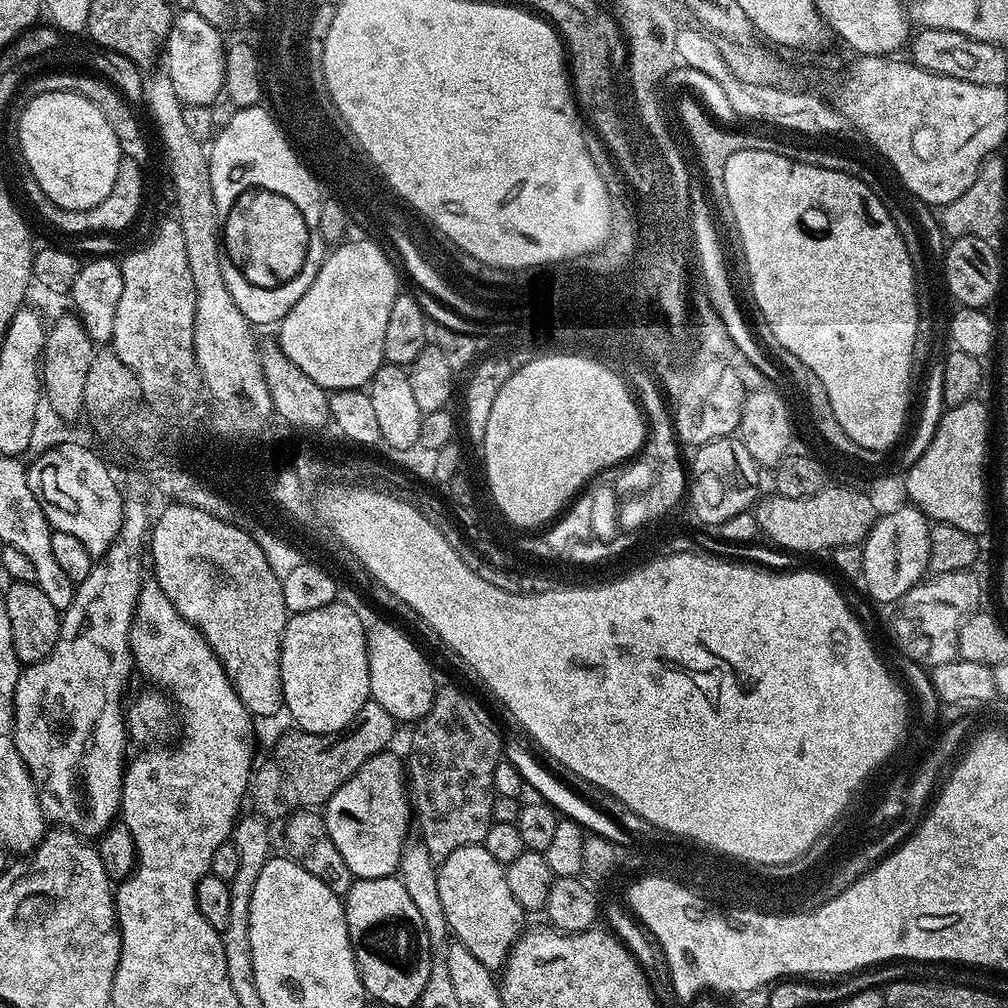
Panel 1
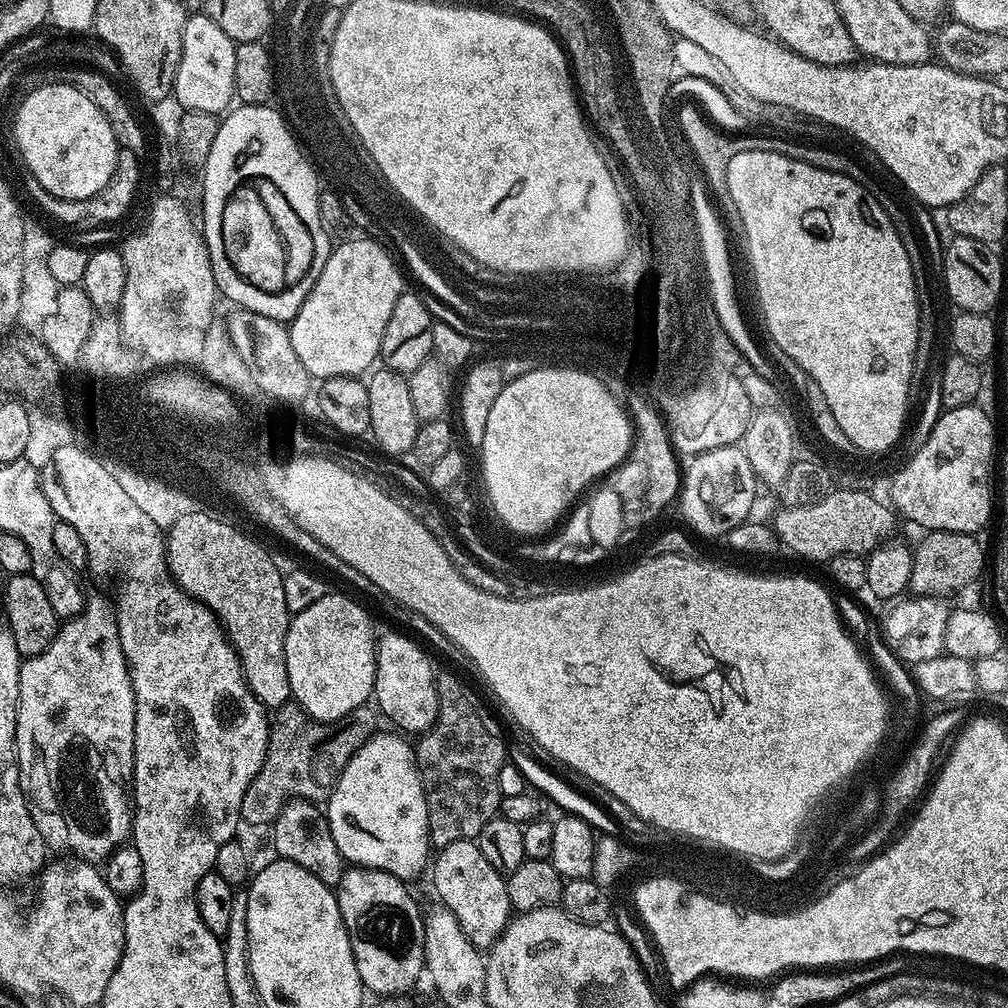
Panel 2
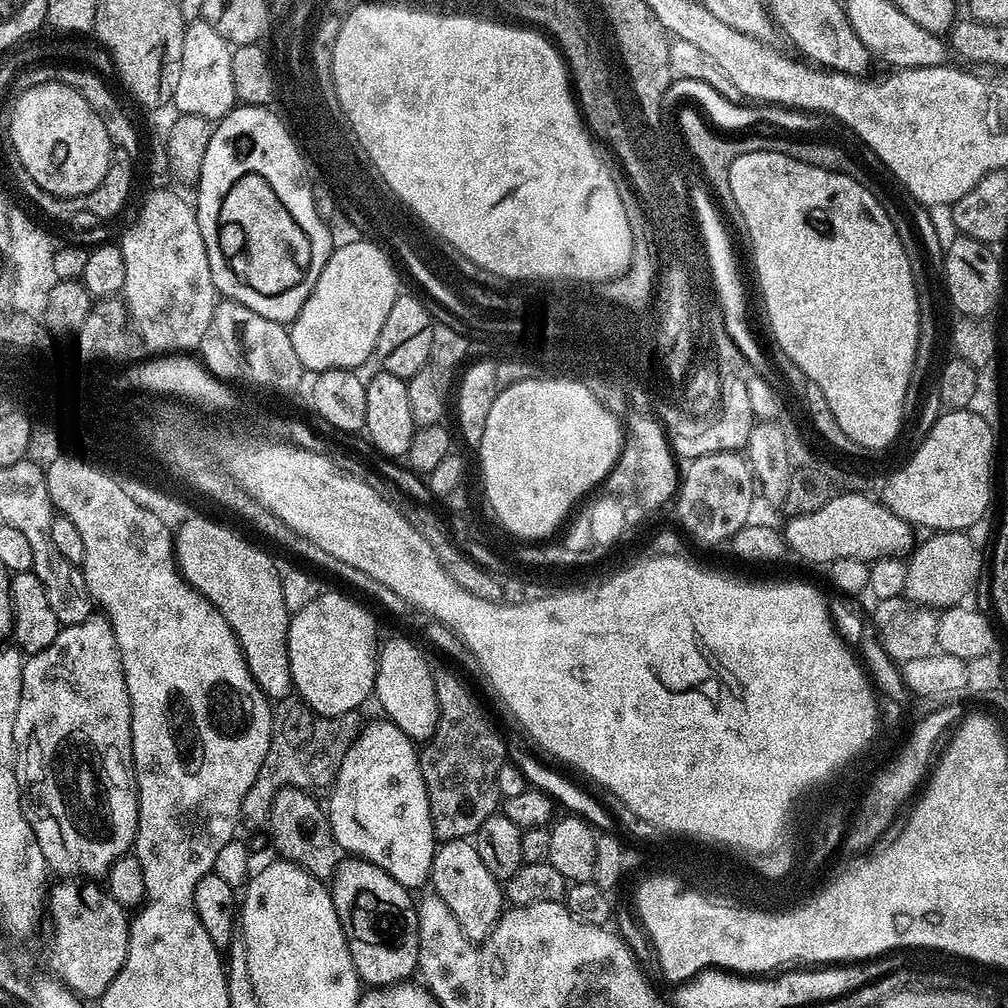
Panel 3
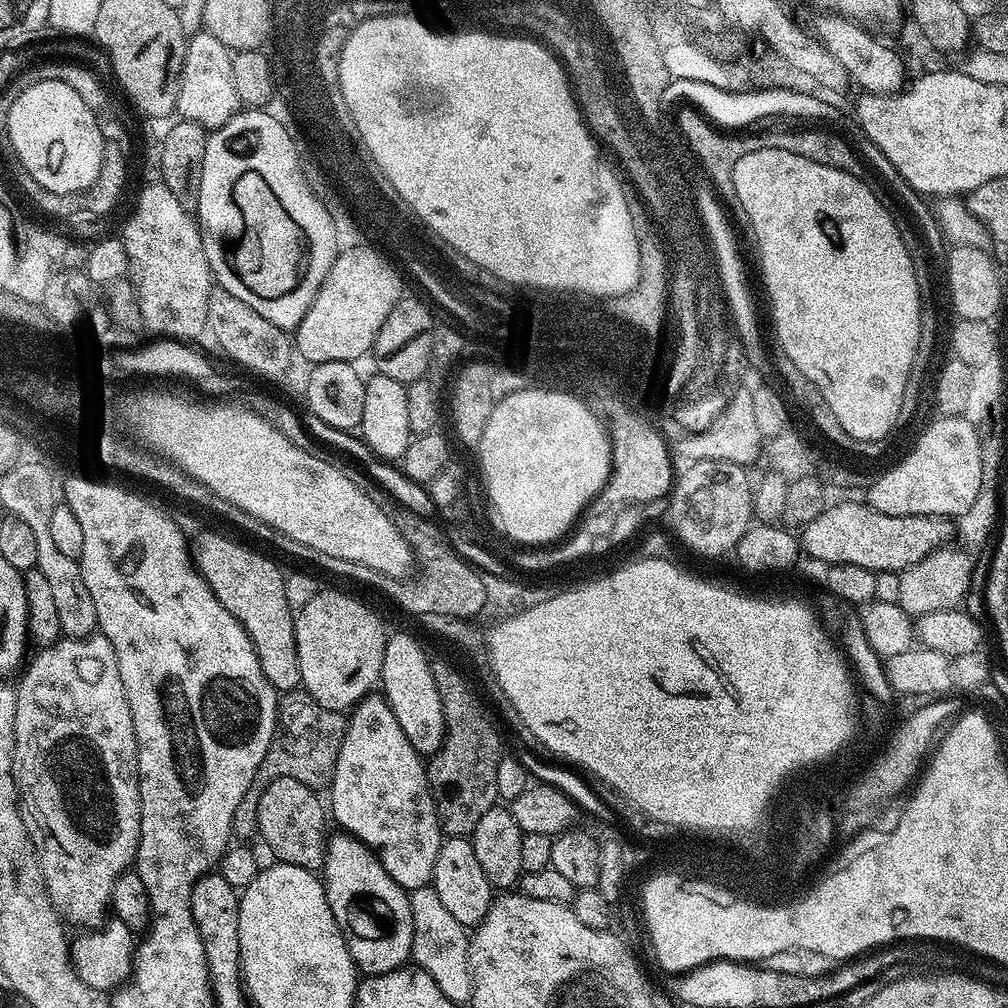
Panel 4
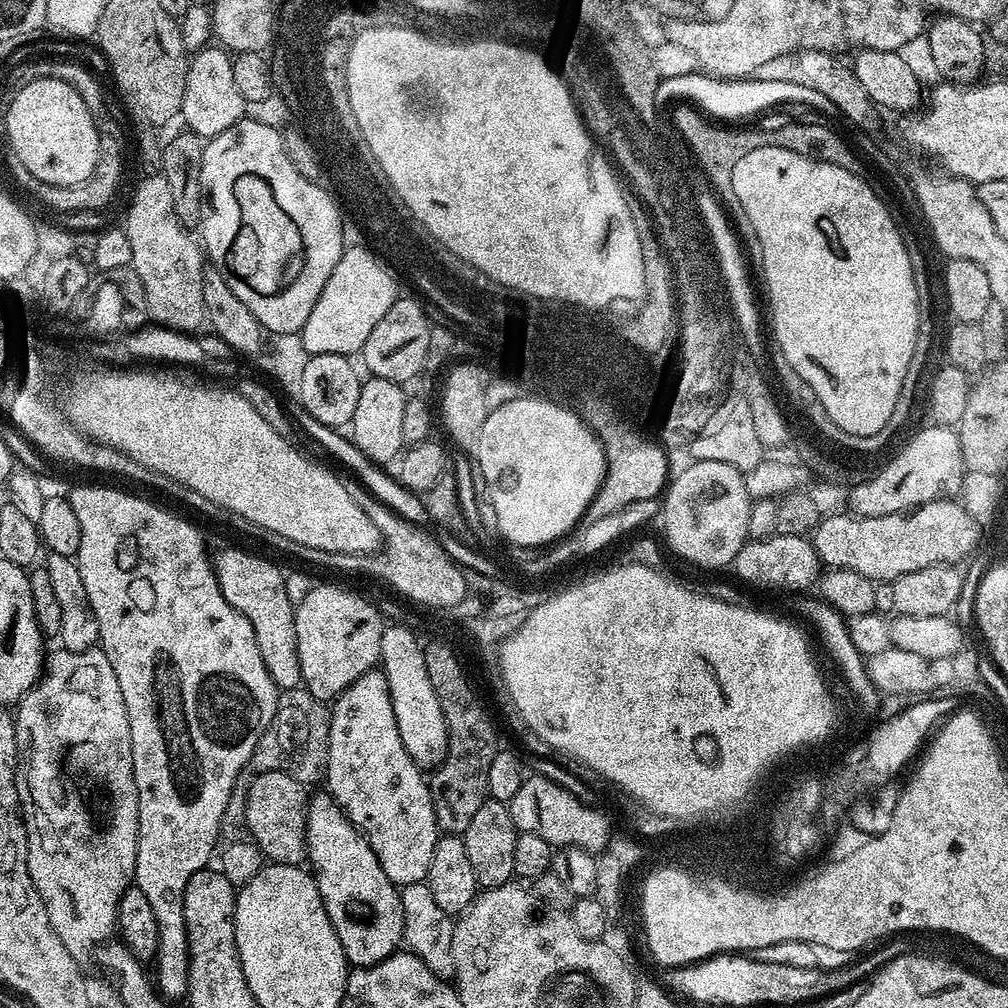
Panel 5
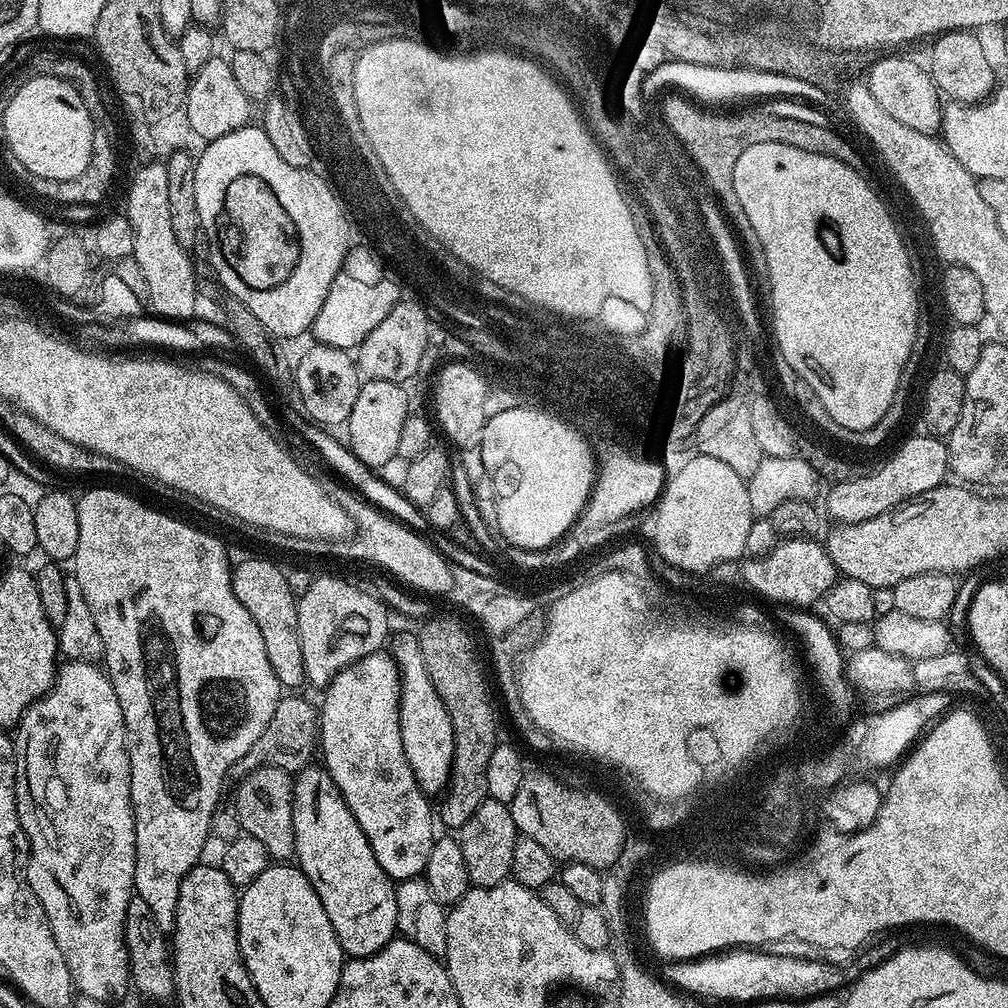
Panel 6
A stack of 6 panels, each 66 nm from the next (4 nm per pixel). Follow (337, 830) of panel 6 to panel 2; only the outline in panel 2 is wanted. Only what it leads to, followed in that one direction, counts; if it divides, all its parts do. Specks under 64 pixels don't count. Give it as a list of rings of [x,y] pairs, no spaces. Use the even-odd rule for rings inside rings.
[[[352,866],[345,871],[342,882],[334,891],[342,922],[348,931],[352,953],[358,966],[365,989],[369,993],[377,992],[380,998],[400,998],[419,982],[425,975],[424,967],[424,918],[414,897],[408,893],[409,885],[389,872],[378,872],[371,868]]]

